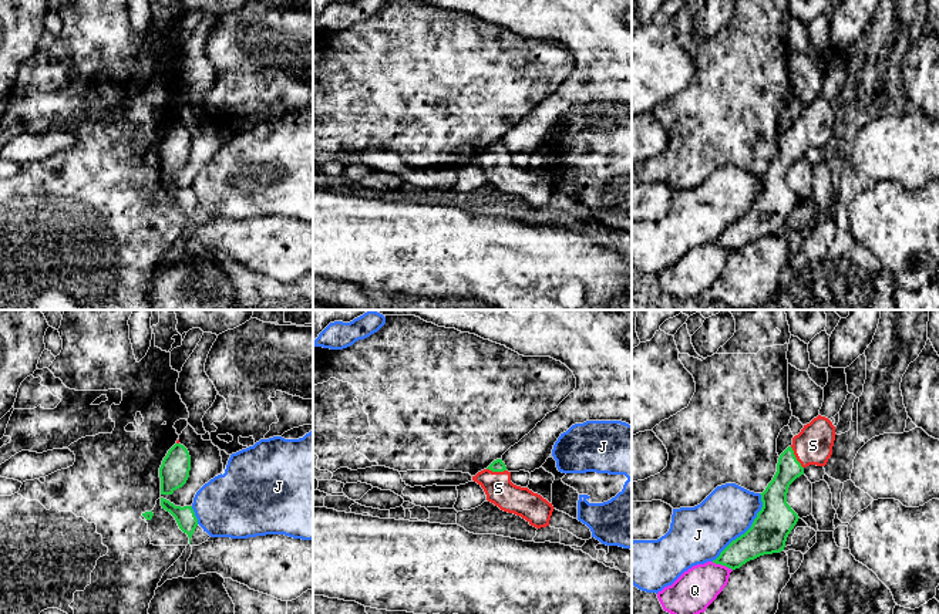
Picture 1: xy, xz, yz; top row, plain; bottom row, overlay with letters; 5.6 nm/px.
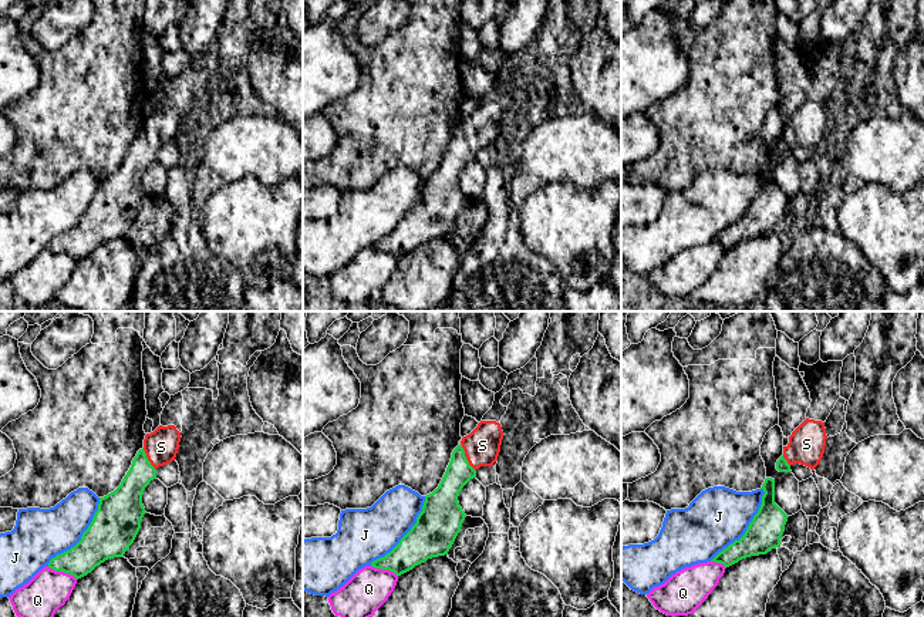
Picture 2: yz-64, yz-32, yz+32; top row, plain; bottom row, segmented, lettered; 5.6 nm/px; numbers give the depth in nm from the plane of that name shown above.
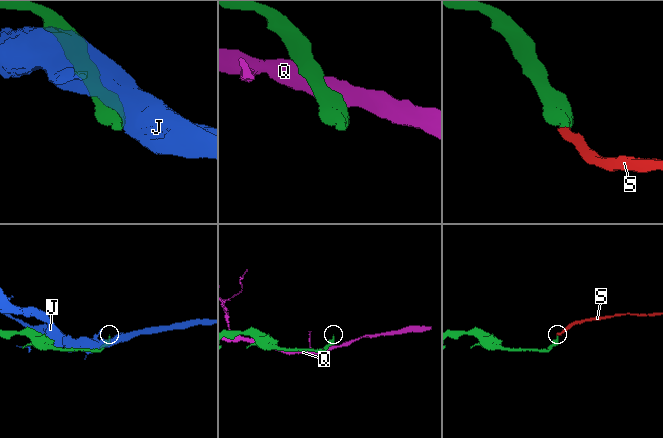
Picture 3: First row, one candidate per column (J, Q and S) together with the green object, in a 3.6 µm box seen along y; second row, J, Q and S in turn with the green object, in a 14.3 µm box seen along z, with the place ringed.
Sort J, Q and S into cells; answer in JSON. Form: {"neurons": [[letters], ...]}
{"neurons": [["J"], ["Q"], ["S"]]}

